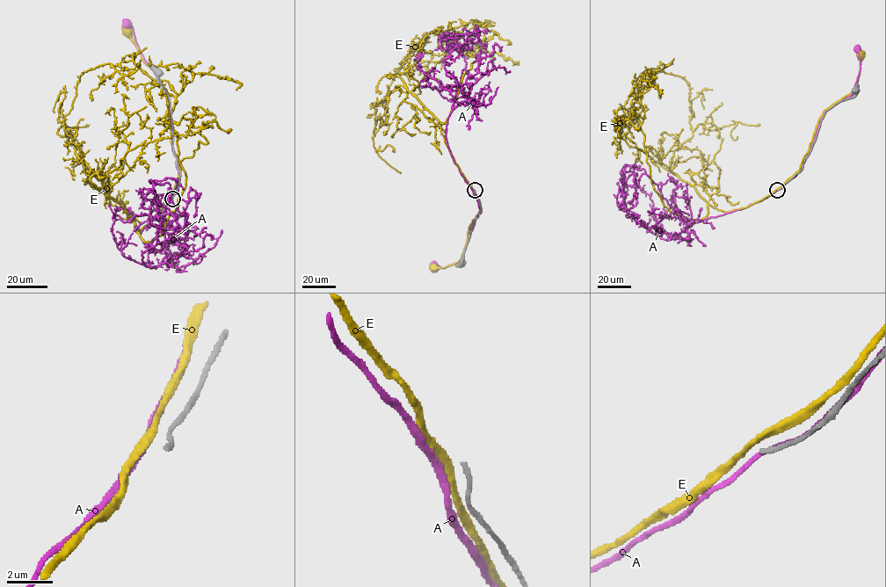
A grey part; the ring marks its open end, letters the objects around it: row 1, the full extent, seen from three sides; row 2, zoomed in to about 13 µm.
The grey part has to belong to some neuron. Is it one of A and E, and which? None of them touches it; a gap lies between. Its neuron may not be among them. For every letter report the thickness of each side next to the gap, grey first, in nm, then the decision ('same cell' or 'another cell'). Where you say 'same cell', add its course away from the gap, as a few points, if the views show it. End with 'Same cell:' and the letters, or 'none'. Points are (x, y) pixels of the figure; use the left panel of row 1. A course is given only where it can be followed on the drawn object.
A: 180 nm thick on the grey side, 220 nm on the other; another cell
E: 180 nm thick on the grey side, 280 nm on the other; another cell
Same cell: none

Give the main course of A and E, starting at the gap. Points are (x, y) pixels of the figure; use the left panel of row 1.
A: (170, 199), (178, 170), (172, 146), (168, 97), (155, 70), (145, 60), (133, 28), (127, 23)
E: (170, 198), (180, 168), (170, 141), (166, 91), (158, 76), (142, 59), (127, 31)

